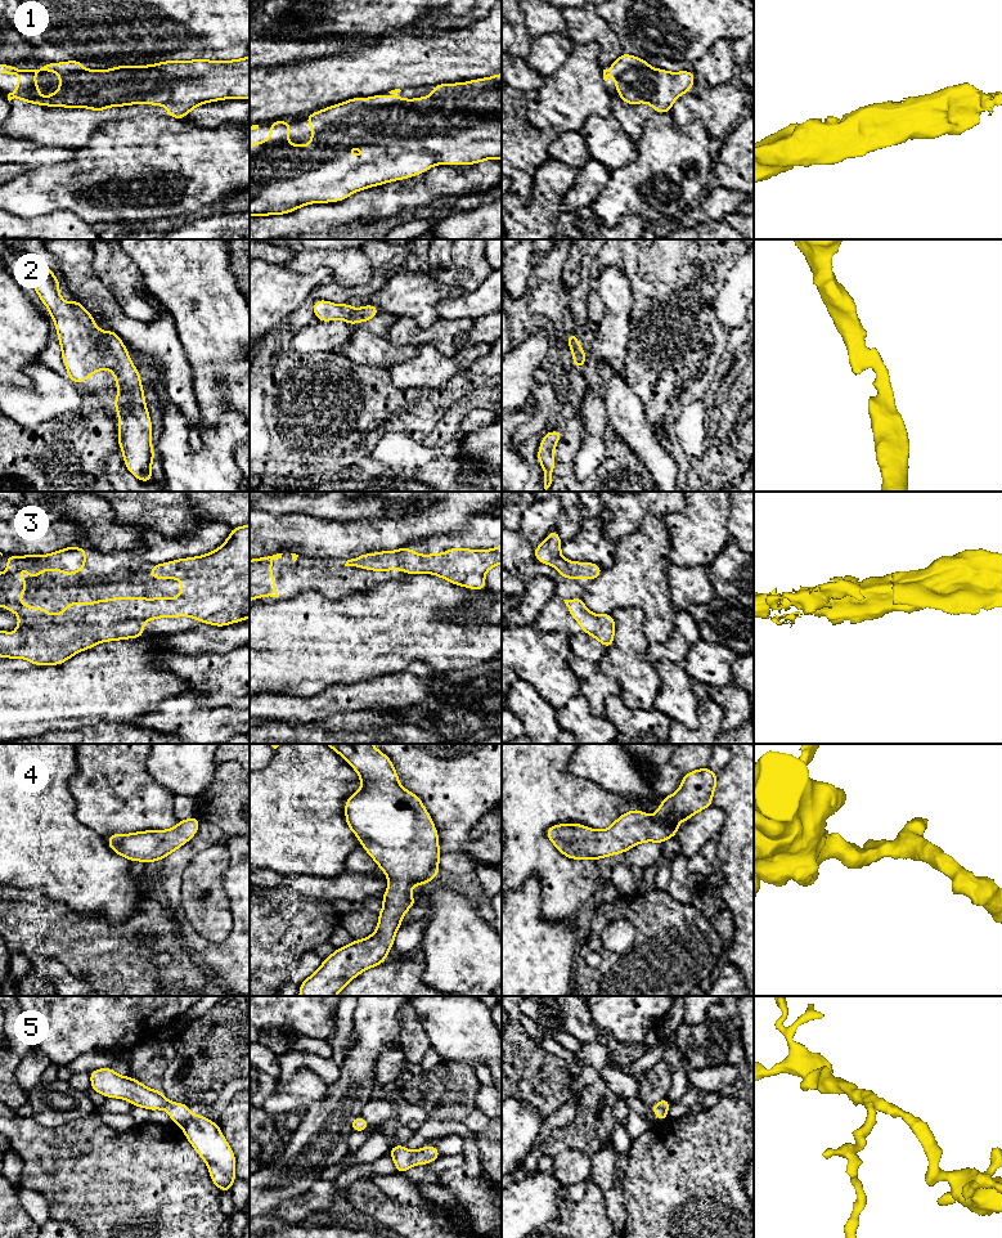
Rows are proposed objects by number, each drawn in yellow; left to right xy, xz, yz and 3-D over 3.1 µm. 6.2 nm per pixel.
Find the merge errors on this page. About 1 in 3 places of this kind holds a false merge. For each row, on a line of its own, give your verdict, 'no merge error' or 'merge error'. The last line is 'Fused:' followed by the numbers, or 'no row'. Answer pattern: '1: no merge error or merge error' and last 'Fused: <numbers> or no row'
1: no merge error
2: no merge error
3: no merge error
4: no merge error
5: no merge error
Fused: no row

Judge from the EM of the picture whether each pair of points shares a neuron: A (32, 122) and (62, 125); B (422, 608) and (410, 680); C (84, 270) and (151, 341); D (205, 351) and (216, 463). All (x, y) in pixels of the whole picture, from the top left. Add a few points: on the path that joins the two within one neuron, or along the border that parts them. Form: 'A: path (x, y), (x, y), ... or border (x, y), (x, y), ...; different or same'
A: path (40, 122), (54, 122); same
B: border (440, 671), (410, 662), (403, 669), (385, 673); different
C: path (90, 291), (130, 331); same
D: border (236, 411), (227, 411), (212, 425), (202, 421); different

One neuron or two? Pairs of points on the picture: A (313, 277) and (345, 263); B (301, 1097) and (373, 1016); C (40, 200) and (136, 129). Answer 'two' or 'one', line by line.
A: two
B: two
C: one

